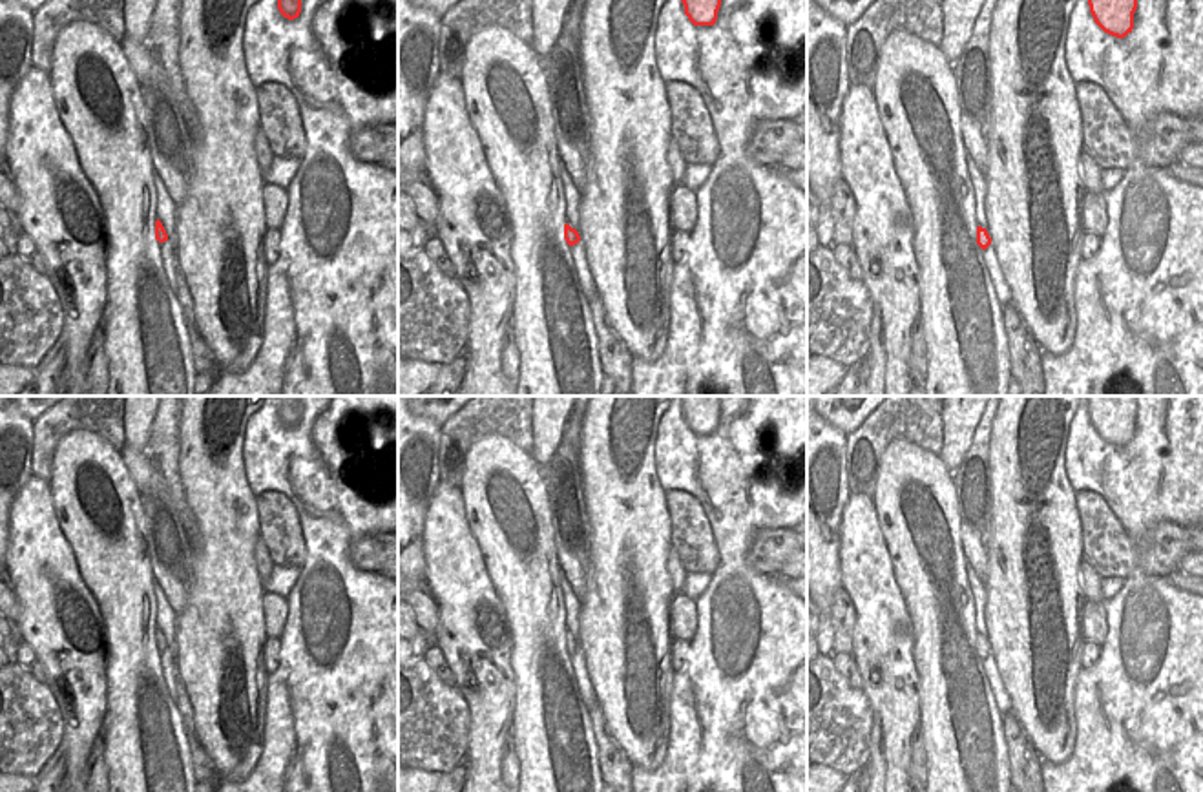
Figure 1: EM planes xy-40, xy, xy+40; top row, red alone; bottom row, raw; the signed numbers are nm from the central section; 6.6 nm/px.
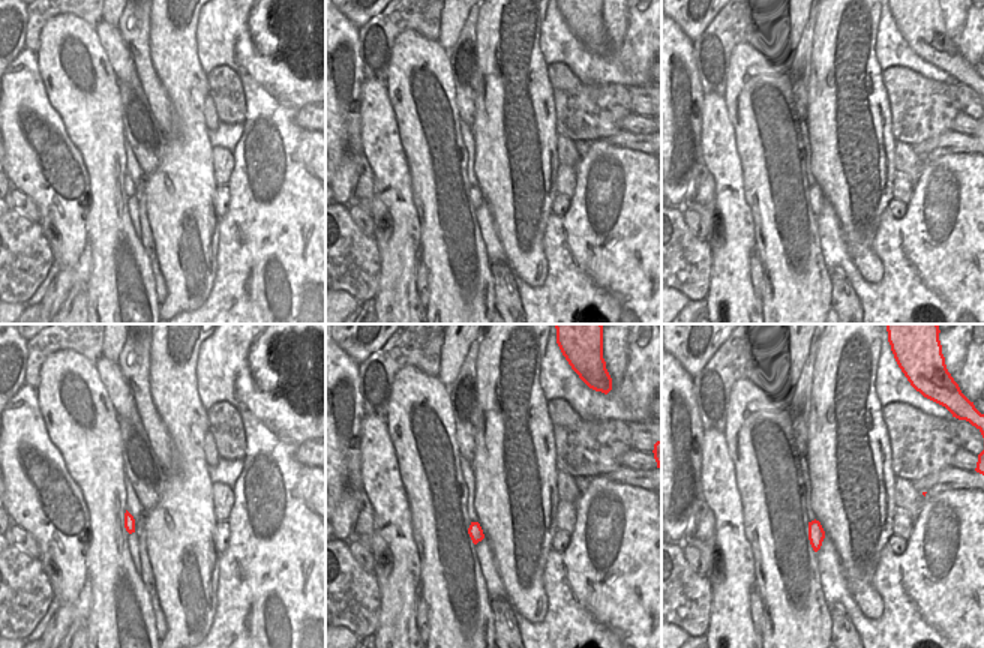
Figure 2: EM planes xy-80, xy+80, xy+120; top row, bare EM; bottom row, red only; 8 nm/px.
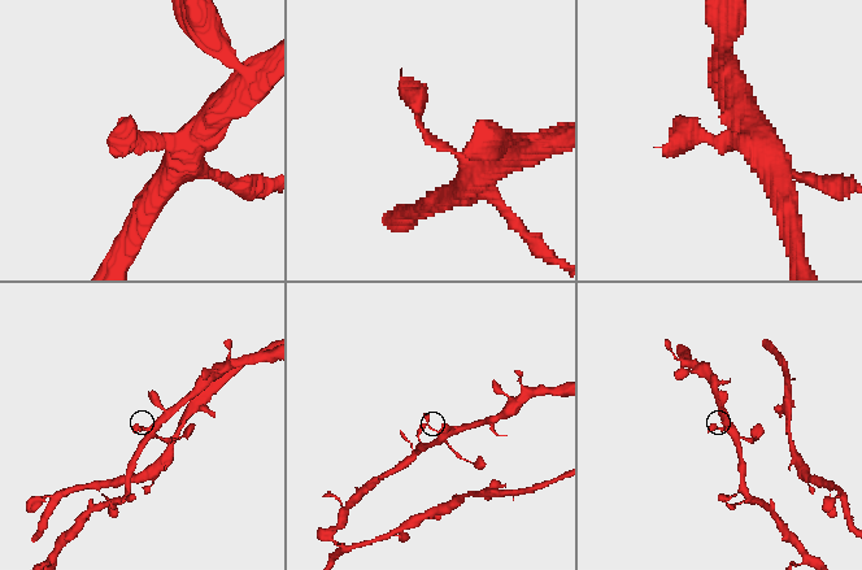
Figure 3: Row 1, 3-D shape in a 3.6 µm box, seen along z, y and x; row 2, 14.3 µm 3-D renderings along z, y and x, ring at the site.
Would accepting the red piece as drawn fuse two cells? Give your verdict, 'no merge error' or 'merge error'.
no merge error

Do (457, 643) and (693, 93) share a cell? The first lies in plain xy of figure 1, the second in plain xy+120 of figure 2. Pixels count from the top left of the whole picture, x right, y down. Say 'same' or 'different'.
different

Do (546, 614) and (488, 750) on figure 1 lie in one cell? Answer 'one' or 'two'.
two

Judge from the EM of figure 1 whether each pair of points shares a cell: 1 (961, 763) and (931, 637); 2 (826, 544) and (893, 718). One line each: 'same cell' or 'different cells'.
1: same cell
2: different cells

